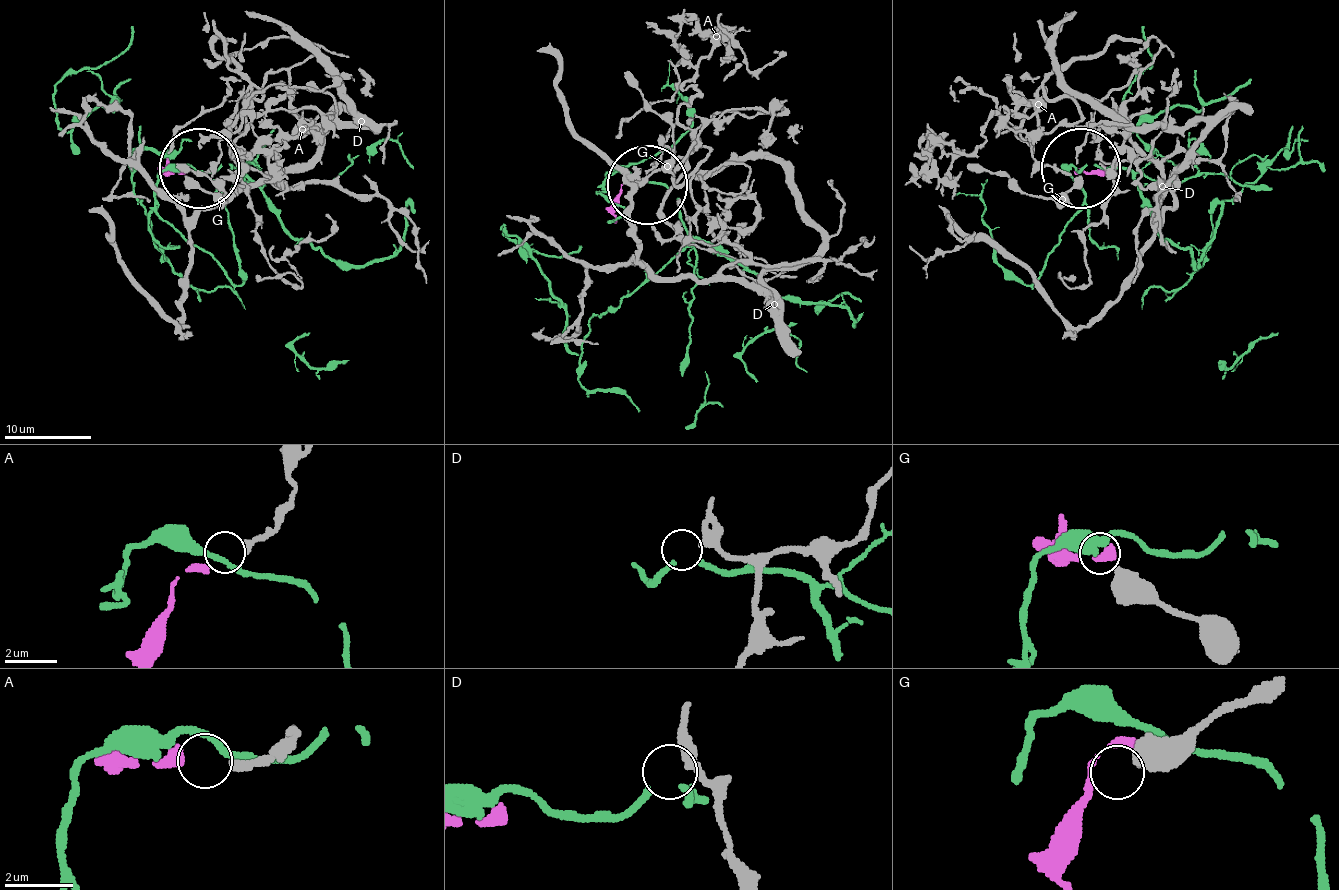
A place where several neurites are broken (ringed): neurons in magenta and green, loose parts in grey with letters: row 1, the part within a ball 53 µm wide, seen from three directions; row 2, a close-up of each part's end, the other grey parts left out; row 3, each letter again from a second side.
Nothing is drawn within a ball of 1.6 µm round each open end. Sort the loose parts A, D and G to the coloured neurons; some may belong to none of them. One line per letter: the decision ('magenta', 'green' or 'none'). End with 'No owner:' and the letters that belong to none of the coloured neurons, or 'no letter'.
A: magenta
D: none
G: none
No owner: D, G

